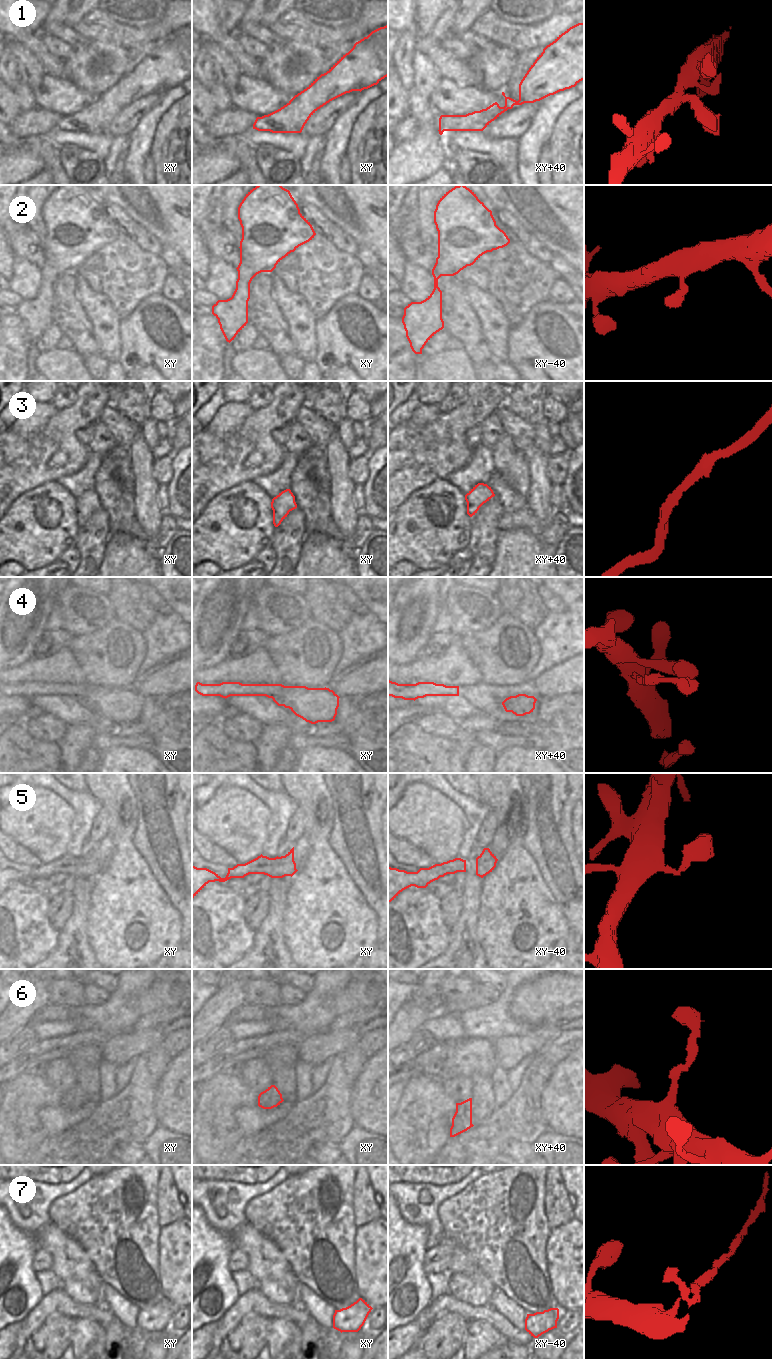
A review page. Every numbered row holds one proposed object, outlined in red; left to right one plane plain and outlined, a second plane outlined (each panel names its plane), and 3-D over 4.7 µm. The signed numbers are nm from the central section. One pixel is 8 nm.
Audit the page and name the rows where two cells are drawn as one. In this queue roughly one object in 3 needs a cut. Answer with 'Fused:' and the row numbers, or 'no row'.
Fused: 6, 7

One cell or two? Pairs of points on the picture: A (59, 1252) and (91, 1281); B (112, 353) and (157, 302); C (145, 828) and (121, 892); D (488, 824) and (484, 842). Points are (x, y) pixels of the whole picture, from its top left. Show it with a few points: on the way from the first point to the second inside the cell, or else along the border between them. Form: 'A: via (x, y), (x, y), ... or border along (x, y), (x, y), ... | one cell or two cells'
A: via (67, 1260), (83, 1273) | one cell
B: border along (120, 320), (120, 358), (117, 361) | two cells
C: border along (135, 827), (132, 844), (150, 870) | two cells
D: via (488, 828), (484, 838) | one cell

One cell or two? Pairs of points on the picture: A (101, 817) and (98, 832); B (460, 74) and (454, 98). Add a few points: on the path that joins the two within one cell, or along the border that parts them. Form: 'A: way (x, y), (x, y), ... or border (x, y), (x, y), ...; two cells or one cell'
A: way (100, 821), (99, 828); one cell
B: border (441, 76), (451, 79), (462, 86), (480, 87); two cells

